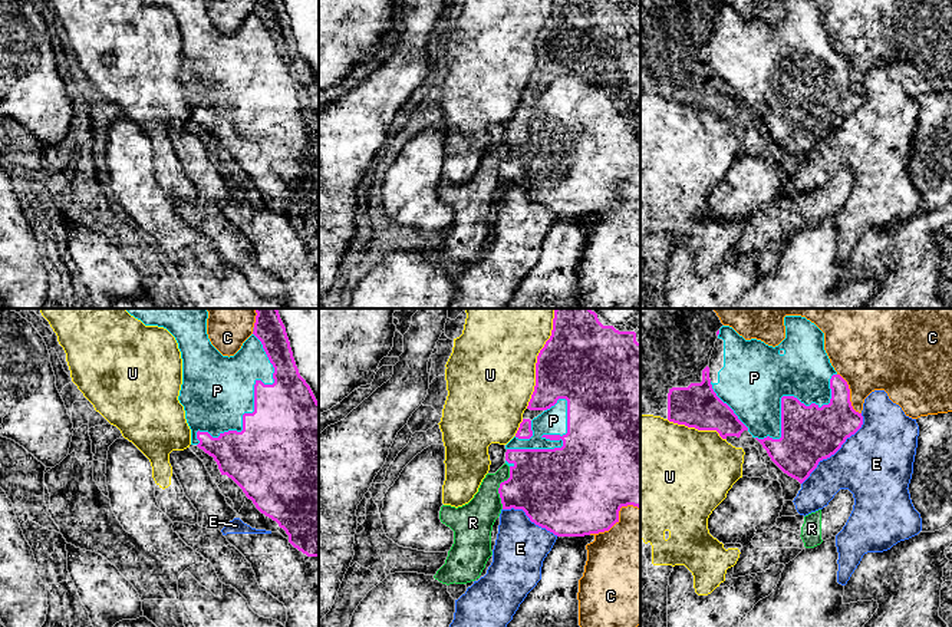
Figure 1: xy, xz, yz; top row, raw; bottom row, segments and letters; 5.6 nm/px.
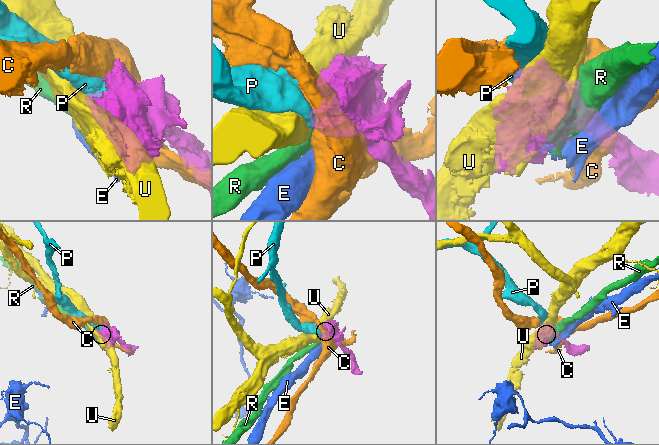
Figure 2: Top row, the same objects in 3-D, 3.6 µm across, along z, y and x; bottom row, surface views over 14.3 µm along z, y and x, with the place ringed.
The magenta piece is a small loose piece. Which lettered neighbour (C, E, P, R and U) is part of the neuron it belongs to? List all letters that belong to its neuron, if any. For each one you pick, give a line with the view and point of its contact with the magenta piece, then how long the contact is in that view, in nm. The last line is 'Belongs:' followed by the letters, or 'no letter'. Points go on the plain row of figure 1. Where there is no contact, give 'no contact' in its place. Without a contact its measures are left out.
P: meets magenta in xy at (254, 83); contact 700 nm long
Belongs: P

